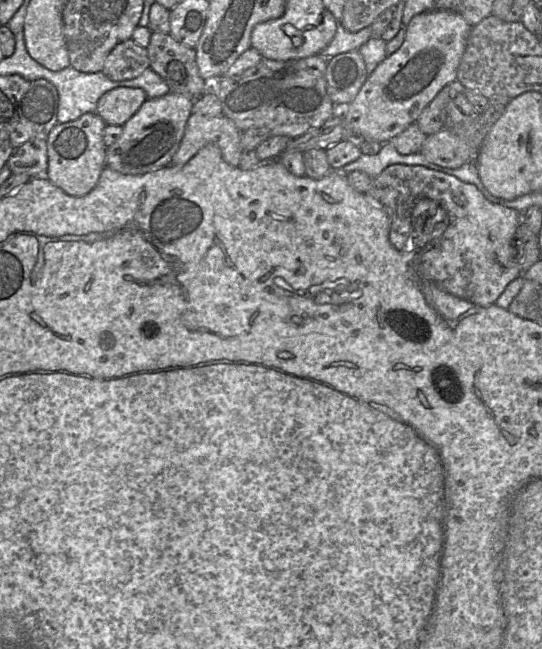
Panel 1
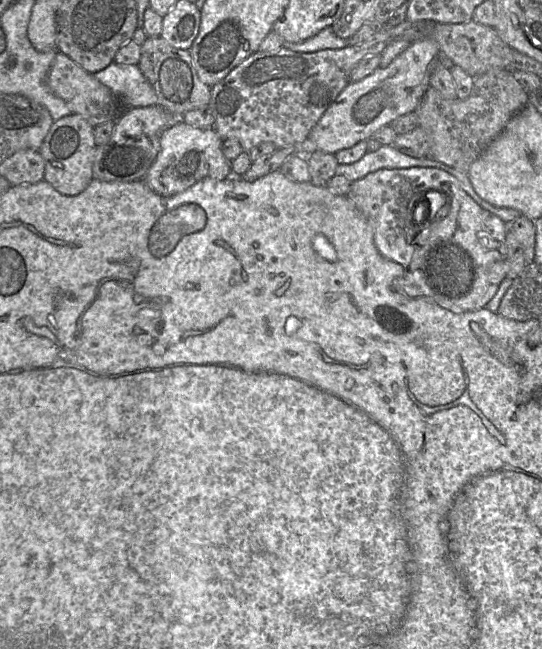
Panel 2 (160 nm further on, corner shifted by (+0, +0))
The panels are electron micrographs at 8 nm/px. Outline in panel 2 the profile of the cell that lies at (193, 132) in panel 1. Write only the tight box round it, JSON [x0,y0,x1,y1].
[143,121,232,197]

